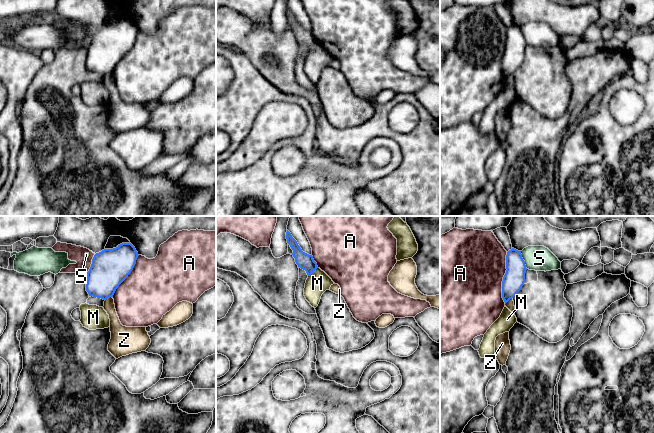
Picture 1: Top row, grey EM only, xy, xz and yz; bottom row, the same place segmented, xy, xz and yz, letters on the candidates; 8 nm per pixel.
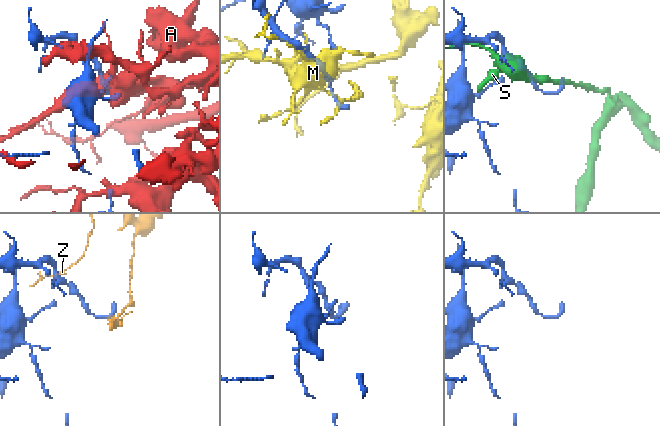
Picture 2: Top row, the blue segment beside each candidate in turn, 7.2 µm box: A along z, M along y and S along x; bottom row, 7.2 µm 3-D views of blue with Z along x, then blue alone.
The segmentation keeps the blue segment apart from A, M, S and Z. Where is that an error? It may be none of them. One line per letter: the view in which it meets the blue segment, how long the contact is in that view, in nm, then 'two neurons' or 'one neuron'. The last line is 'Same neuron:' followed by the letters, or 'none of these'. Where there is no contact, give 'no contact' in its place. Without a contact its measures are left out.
A: meets blue in yz; contact 420 nm long; two neurons
M: meets blue in xz; contact 110 nm long; two neurons
S: meets blue in yz; contact 160 nm long; two neurons
Z: meets blue in yz; contact 90 nm long; two neurons
Same neuron: none of these

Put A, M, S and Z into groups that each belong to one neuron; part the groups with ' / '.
A / M / S / Z

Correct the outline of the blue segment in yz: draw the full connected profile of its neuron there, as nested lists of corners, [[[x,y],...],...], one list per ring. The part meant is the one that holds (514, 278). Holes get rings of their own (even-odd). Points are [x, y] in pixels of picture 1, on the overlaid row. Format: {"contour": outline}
{"contour": [[[512,248],[507,252],[506,269],[502,281],[502,298],[505,304],[521,290],[525,282],[527,268],[521,251]]]}

